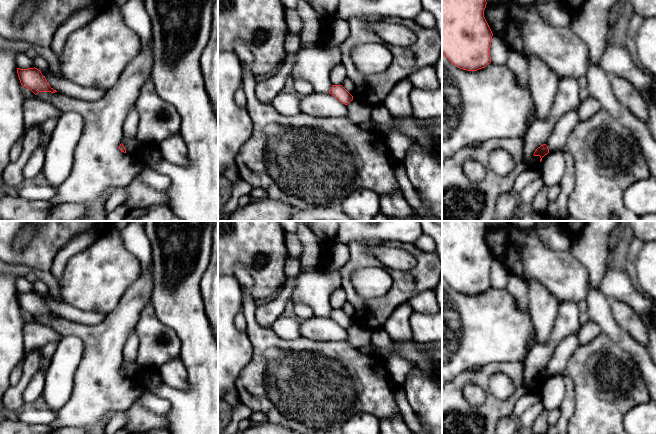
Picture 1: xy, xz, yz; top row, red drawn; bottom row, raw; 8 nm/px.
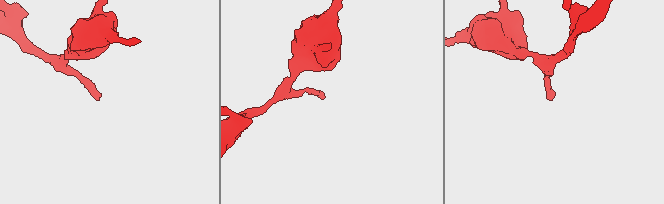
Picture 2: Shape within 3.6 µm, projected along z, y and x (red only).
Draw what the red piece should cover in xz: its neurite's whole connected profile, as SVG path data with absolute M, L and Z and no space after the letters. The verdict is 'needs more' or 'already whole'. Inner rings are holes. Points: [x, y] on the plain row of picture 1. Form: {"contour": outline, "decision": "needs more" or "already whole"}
{"contour": "M332 309L329 318L345 329L348 329L353 324L353 320L342 309Z", "decision": "already whole"}

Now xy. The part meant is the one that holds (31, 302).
{"contour": "M17 292L17 298L23 311L30 313L35 319L39 316L57 316L50 311L45 300L37 292L20 293Z", "decision": "already whole"}

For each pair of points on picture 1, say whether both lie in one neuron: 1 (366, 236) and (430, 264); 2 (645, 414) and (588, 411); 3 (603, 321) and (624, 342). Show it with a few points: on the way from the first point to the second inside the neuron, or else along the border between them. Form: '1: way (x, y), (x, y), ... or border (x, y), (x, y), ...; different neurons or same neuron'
1: border (397, 240), (371, 241); different neurons
2: border (645, 401), (632, 407), (624, 416), (622, 423); different neurons
3: way (608, 326), (619, 337); same neuron

